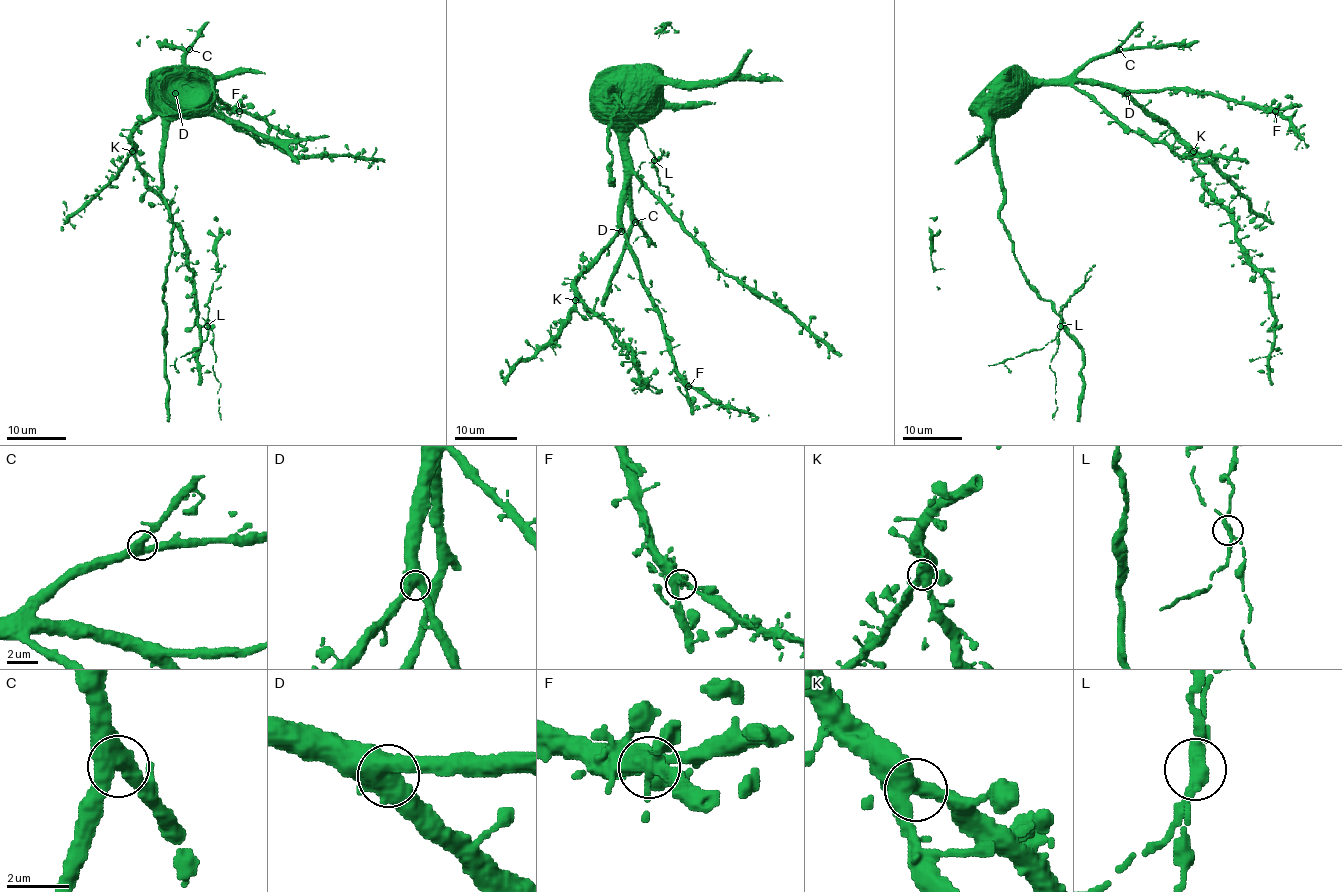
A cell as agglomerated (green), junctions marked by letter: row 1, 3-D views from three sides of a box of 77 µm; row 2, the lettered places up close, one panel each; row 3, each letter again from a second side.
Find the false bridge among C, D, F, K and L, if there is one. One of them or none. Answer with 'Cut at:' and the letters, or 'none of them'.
Cut at: L

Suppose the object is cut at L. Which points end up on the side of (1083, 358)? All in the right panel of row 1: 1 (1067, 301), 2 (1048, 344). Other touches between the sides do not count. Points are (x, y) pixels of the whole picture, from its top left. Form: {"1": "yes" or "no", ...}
{"1": "no", "2": "no"}

